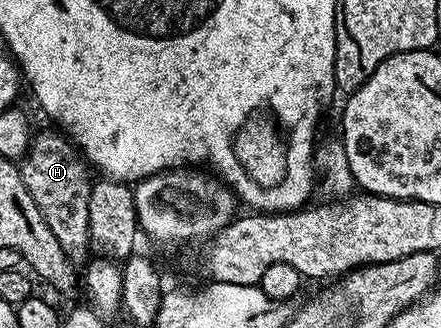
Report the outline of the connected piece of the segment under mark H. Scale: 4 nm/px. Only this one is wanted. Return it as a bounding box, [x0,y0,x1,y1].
[18,132,92,263]

